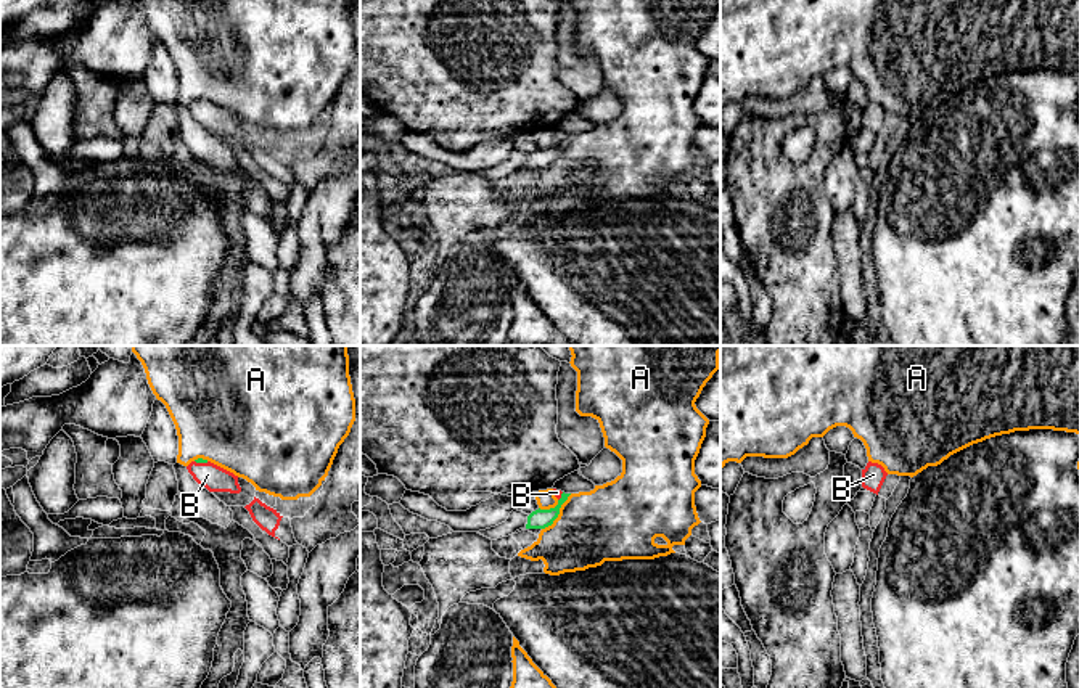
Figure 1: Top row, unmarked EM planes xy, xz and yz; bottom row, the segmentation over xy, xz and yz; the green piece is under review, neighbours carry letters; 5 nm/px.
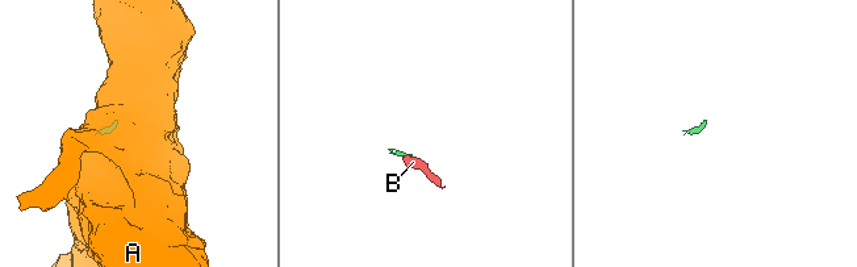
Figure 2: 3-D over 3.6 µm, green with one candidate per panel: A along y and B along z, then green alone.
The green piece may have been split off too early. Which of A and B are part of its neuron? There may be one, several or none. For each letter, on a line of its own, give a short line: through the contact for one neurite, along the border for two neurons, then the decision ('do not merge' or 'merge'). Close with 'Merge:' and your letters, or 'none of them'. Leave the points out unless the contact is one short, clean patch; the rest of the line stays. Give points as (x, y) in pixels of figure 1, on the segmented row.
A: line xz (571, 494), (562, 505), (558, 516), (542, 529); do not merge
B: line xy (200, 460), (201, 462), (208, 475); merge
Merge: B

